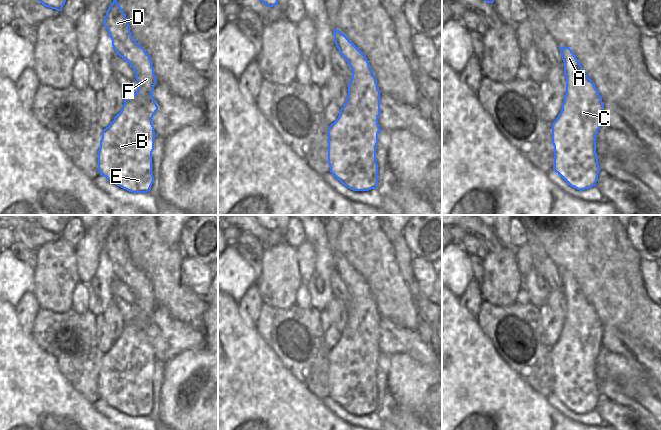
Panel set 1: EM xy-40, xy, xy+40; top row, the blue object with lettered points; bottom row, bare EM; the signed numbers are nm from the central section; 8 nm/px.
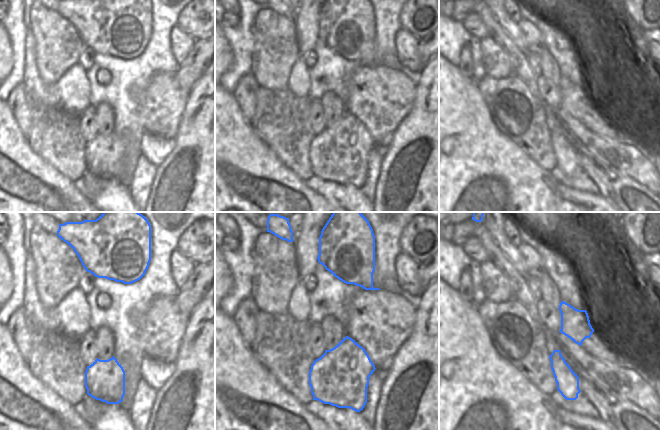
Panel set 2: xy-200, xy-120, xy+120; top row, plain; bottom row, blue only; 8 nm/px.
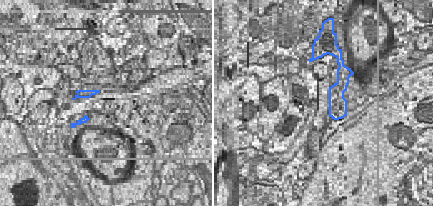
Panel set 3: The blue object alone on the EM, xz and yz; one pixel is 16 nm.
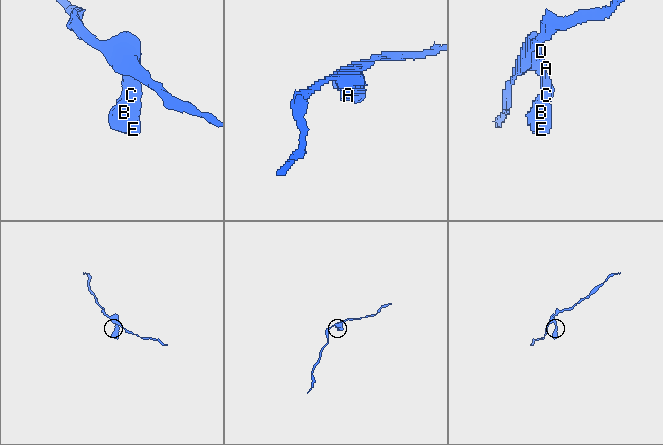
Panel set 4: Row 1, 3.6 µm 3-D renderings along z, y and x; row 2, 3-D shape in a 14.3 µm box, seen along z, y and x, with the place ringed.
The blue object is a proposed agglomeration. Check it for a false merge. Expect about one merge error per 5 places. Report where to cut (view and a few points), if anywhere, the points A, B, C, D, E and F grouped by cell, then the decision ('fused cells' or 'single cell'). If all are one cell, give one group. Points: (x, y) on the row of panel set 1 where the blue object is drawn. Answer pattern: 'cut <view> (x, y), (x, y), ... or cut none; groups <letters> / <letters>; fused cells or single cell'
cut none; groups A B C D E F; single cell

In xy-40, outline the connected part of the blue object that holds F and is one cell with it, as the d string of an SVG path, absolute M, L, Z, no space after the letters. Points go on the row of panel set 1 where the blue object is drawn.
M113 0L104 26L116 53L133 68L138 90L124 99L122 110L103 130L98 150L98 170L111 183L131 192L147 193L154 182L152 118L158 106L152 94L156 76L152 60L130 32L126 14Z

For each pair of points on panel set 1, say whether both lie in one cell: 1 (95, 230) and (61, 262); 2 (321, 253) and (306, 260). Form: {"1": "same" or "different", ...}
{"1": "different", "2": "different"}

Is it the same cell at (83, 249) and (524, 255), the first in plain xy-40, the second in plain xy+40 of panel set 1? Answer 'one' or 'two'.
one

